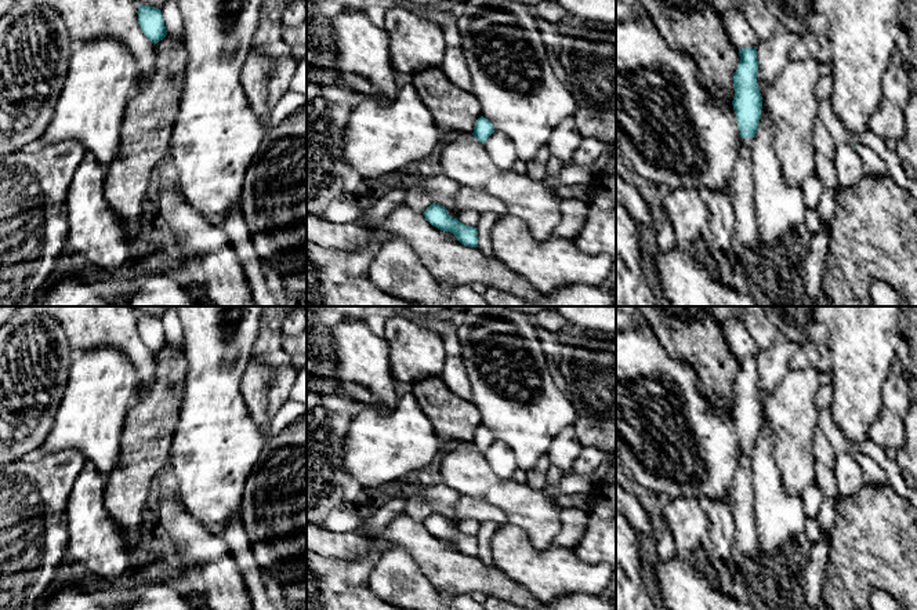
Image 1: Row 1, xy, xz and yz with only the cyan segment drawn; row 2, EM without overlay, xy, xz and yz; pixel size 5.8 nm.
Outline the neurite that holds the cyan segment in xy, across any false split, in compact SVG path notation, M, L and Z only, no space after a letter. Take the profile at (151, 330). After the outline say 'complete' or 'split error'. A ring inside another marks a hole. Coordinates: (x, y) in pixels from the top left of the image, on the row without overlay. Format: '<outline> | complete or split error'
M139 315L138 333L142 342L155 353L167 344L162 320L155 316Z | complete

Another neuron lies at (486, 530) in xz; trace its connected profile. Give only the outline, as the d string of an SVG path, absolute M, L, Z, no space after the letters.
M482 522L476 541L478 541L478 558L488 566L494 566L490 549L490 541L500 524L497 522Z

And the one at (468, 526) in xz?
M465 518L457 522L457 529L468 535L476 537L478 531L481 527L481 522L471 519L471 518Z

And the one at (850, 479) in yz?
M837 451L834 473L840 497L853 495L866 484L856 457L847 451Z

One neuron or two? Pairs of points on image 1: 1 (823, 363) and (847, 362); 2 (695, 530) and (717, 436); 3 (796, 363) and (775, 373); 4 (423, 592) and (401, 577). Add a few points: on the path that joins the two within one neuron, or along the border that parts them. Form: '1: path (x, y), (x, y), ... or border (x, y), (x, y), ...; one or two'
1: border (803, 345), (823, 344), (830, 352), (832, 370); two
2: border (696, 497), (663, 498); two
3: border (800, 345), (792, 356), (789, 367); two
4: path (417, 592), (406, 583); one

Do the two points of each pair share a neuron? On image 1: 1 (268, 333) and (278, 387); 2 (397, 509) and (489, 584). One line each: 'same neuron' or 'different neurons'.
1: same neuron
2: different neurons

